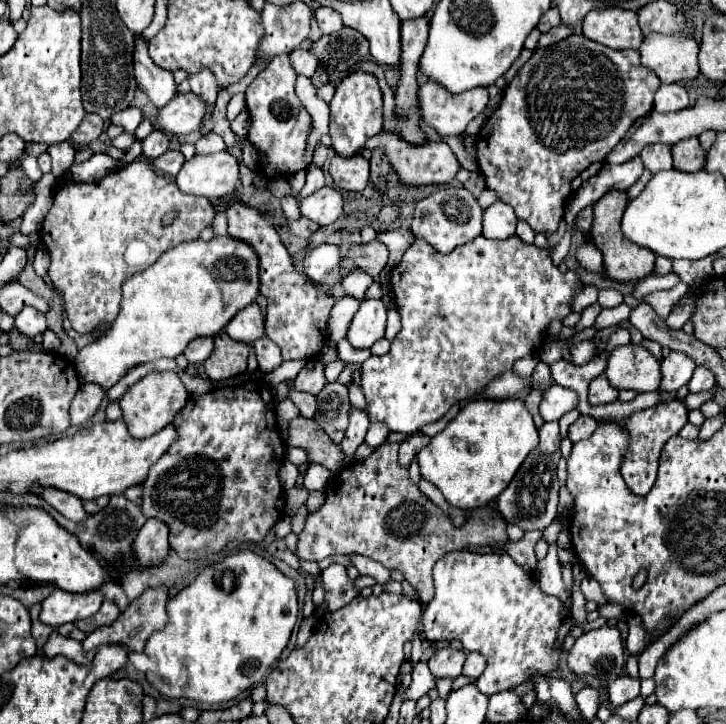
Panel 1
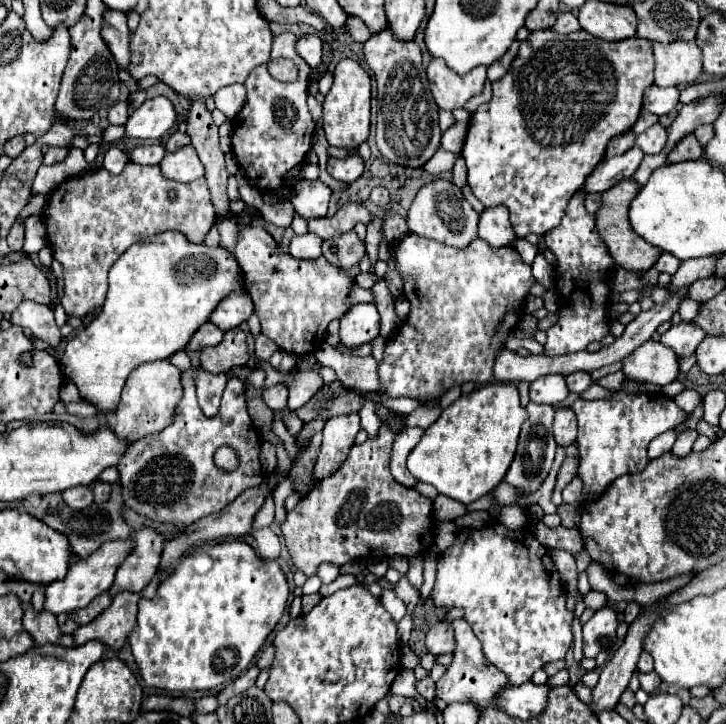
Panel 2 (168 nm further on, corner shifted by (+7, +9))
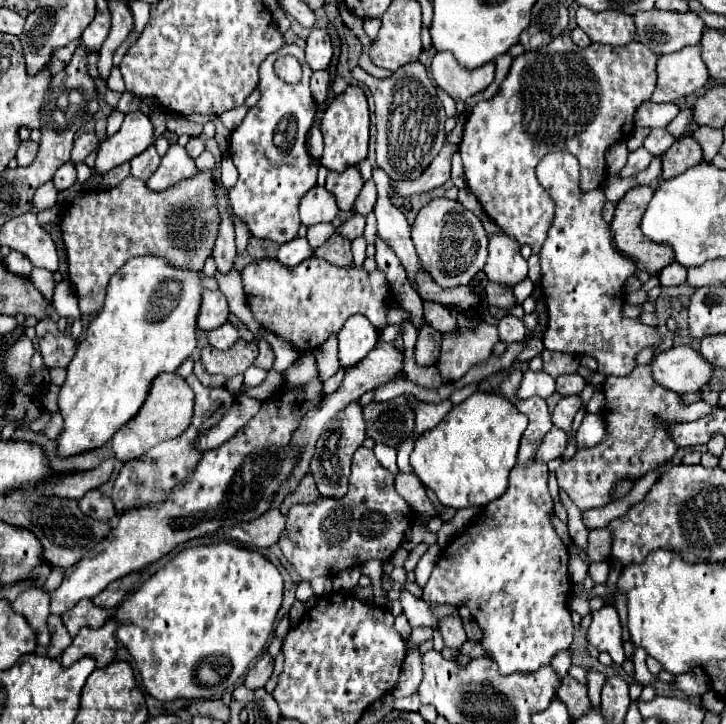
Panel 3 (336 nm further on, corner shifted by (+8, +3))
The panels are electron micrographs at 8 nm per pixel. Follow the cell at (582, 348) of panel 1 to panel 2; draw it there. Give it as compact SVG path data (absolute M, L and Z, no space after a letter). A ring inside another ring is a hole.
M577 192L569 200L561 224L545 234L545 244L557 258L555 274L559 294L559 320L547 330L545 354L563 356L569 352L585 350L587 344L595 340L599 342L609 334L607 274L613 270L615 262L595 228L595 214L585 210L585 192Z

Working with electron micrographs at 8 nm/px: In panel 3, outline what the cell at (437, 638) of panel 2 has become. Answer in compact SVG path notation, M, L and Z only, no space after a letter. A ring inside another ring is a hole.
M448 616L448 618L440 620L438 630L440 630L440 636L442 636L446 648L460 648L466 642L466 632L462 628L460 618L456 618L456 616Z

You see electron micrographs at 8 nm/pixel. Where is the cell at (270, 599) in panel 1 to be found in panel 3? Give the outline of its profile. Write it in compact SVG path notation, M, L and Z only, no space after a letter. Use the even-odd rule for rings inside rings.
M220 542L220 544L210 544L210 546L196 546L196 548L186 548L182 550L176 558L172 558L162 570L158 570L154 576L150 576L138 590L134 590L134 594L130 598L126 598L116 614L114 620L118 624L122 624L116 630L116 638L128 648L128 652L134 656L136 668L142 676L142 684L146 688L146 692L156 698L156 700L176 700L176 698L188 698L188 700L206 700L206 698L214 698L220 696L228 690L232 690L232 686L240 680L240 676L248 670L250 662L260 656L264 652L264 646L270 638L270 632L274 628L274 618L282 606L282 592L284 592L284 582L282 582L282 574L278 572L278 568L266 560L260 552L256 550L246 550L240 548L232 542Z

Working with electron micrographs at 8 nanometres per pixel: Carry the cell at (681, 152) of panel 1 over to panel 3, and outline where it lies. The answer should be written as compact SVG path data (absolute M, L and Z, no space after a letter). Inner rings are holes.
M688 136L682 140L676 140L672 148L668 148L668 152L662 156L662 178L674 178L682 172L686 172L688 168L700 164L702 160L702 148L700 144Z

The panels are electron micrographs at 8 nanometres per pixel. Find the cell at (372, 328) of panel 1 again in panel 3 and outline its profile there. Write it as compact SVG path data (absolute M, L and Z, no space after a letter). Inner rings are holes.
M362 314L350 316L342 330L338 332L340 364L344 368L358 364L364 358L364 354L368 354L372 346L376 346L376 340L378 330L372 326L372 322L368 322L366 316Z

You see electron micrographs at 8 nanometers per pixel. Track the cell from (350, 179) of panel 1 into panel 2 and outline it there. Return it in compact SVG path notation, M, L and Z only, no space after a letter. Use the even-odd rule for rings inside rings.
M357 152L349 154L347 158L339 160L339 158L329 158L327 160L327 172L331 178L335 180L341 180L341 182L355 182L361 174L363 174L363 168L365 168L365 162L361 160L361 156Z

